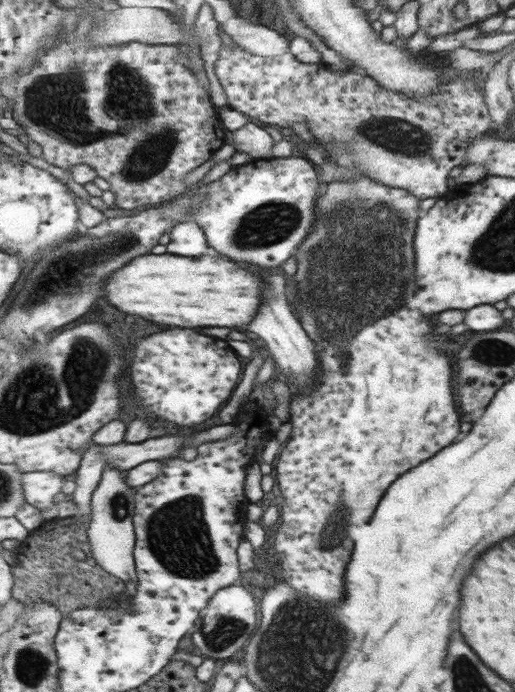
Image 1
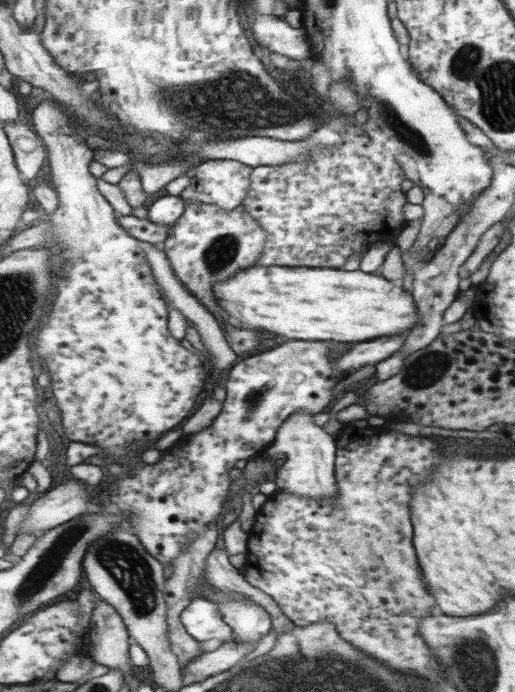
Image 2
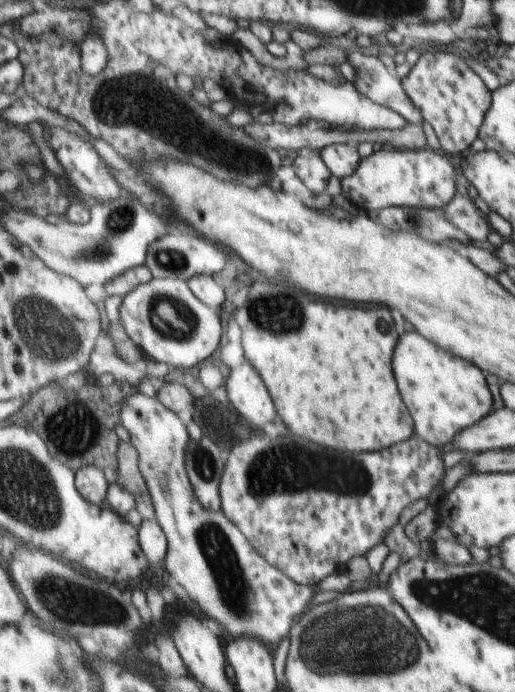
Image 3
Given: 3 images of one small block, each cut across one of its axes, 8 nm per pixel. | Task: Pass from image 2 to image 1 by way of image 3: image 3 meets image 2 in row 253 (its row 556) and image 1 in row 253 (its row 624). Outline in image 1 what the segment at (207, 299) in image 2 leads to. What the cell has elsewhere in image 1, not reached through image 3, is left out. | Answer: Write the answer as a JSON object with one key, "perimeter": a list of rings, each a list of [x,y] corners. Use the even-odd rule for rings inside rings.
{"perimeter":[[[301,157],[267,158],[235,166],[219,180],[201,188],[194,188],[188,194],[160,206],[193,203],[194,213],[188,220],[201,225],[209,244],[213,244],[217,252],[239,262],[273,268],[289,260],[299,250],[299,244],[307,238],[307,234],[311,234],[315,216],[315,196],[319,196],[319,192],[318,194],[315,192],[317,192],[317,176],[310,160]]]}

